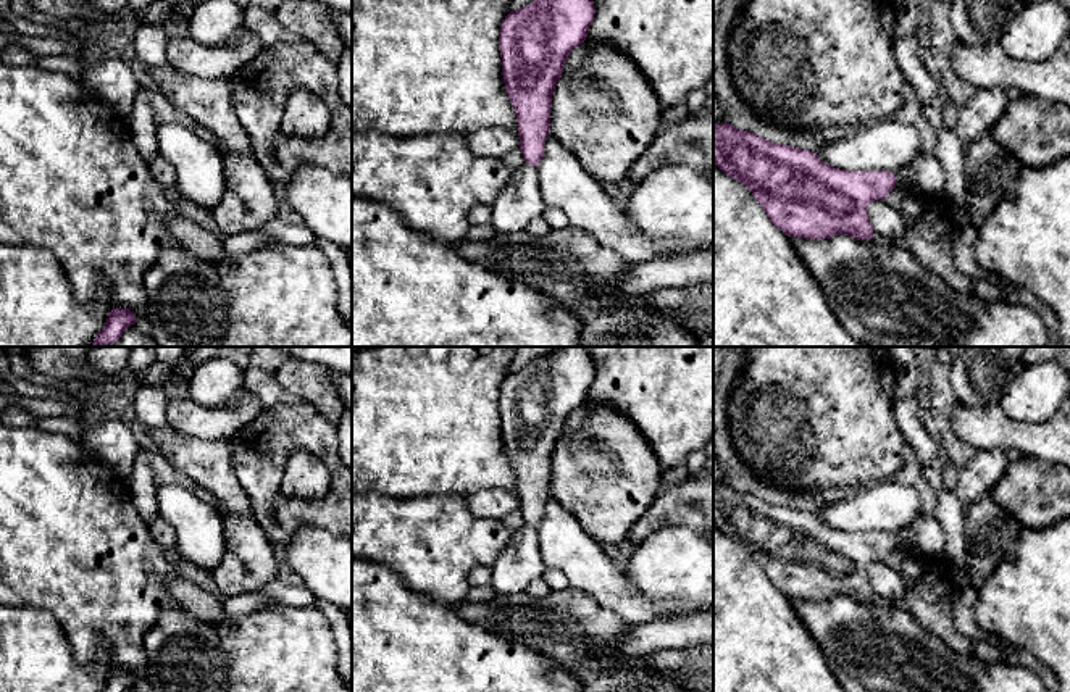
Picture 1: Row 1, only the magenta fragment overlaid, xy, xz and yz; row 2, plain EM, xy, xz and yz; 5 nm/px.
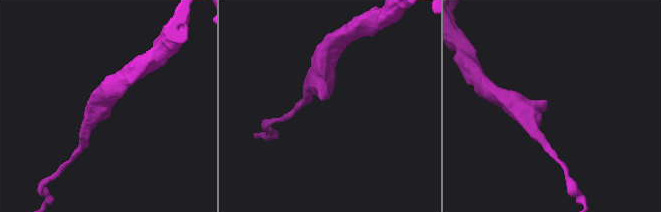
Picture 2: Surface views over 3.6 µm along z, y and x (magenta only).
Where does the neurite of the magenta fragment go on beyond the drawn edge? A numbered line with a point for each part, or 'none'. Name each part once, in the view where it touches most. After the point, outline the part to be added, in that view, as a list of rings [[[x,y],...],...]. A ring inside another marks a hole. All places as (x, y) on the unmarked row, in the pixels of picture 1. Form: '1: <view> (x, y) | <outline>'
1: xz (520, 563) | [[[525,524],[513,531],[512,542],[495,560],[491,587],[497,595],[520,595],[529,582],[544,574],[545,565],[539,553],[539,531]]]

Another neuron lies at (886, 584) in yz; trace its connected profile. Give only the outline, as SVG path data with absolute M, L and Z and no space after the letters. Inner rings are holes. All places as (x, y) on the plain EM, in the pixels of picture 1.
M875 561L867 568L867 573L875 598L891 603L904 598L905 587L899 571L891 569L884 561Z

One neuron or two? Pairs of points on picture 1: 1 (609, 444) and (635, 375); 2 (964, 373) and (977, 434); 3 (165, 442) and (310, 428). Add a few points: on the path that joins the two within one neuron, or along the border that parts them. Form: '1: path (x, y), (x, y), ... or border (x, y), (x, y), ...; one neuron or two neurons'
1: border (586, 400), (617, 407), (646, 439); two neurons
2: border (956, 400), (972, 407), (998, 405); two neurons
3: border (228, 441), (233, 471), (238, 478); two neurons

